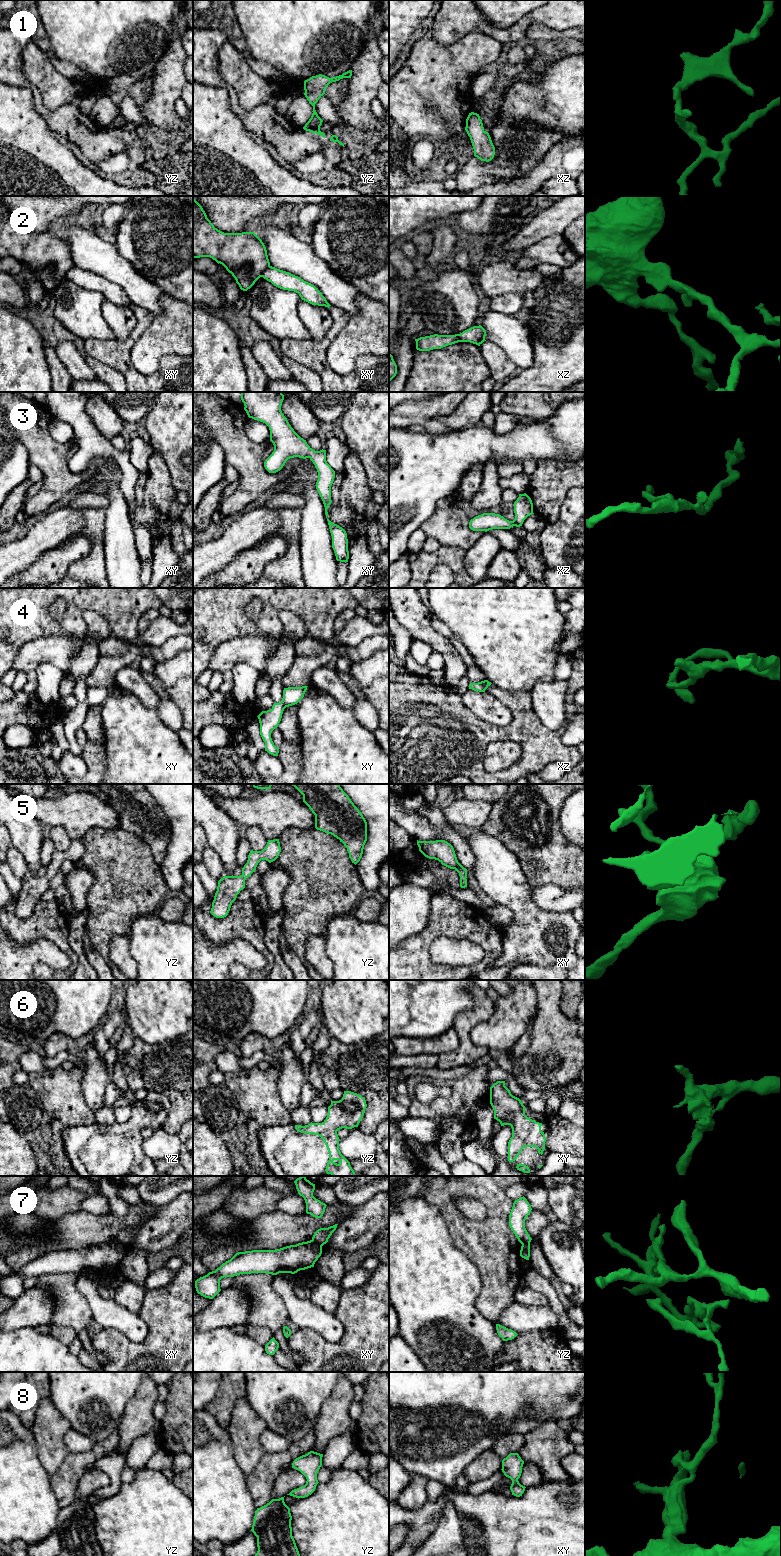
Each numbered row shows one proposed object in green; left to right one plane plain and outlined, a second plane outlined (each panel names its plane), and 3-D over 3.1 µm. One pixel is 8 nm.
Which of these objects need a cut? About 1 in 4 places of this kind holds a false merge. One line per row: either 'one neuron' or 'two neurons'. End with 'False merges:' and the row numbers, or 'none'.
1: one neuron
2: two neurons
3: one neuron
4: one neuron
5: one neuron
6: one neuron
7: two neurons
8: one neuron
False merges: 2, 7

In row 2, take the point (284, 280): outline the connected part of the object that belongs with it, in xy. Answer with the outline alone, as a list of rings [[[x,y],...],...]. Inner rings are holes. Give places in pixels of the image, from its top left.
[[[269,266],[262,277],[280,289],[298,293],[302,300],[312,305],[331,306],[314,285],[289,272]]]

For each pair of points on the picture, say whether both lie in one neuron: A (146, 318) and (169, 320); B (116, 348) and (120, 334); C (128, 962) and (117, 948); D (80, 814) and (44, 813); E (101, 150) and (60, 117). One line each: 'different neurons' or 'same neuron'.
A: different neurons
B: different neurons
C: same neuron
D: same neuron
E: same neuron

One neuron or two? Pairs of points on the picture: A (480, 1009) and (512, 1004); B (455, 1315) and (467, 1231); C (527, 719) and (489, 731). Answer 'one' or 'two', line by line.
A: two
B: two
C: one

